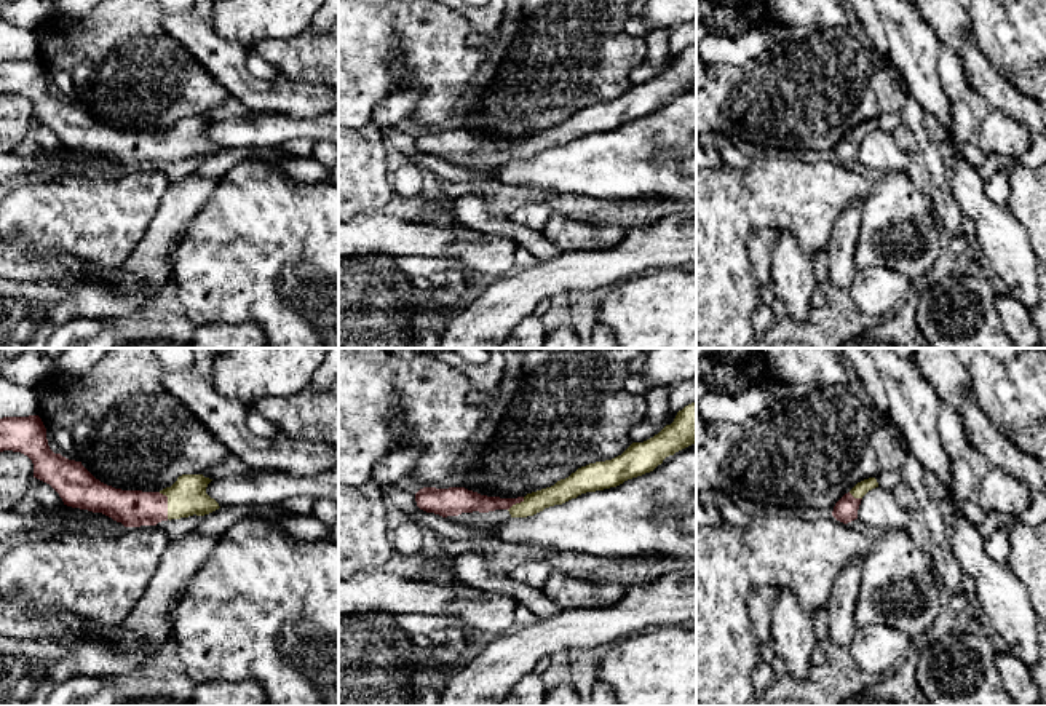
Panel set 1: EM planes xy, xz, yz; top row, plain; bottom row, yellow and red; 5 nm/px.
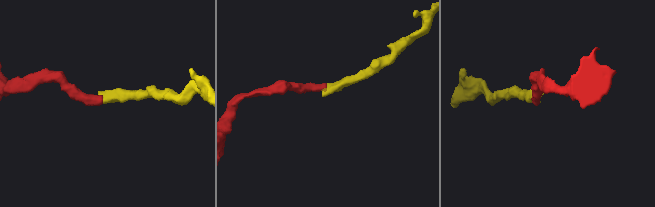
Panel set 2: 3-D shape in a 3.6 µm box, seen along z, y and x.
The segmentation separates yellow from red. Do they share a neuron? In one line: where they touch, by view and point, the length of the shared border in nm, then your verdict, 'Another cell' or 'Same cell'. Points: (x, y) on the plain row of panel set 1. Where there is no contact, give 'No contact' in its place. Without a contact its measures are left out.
Touches yellow at xy (168, 146). Shared border 140 nm. Same cell

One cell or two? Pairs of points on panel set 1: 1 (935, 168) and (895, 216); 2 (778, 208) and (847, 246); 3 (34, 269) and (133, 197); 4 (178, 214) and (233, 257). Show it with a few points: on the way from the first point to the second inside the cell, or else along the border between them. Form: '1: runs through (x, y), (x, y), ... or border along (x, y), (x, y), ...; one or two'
1: border along (928, 197), (933, 216), (942, 232); two
2: border along (848, 203), (834, 226), (826, 251); two
3: border along (23, 241), (39, 249), (67, 251), (95, 264); two
4: border along (211, 194), (171, 257); two

